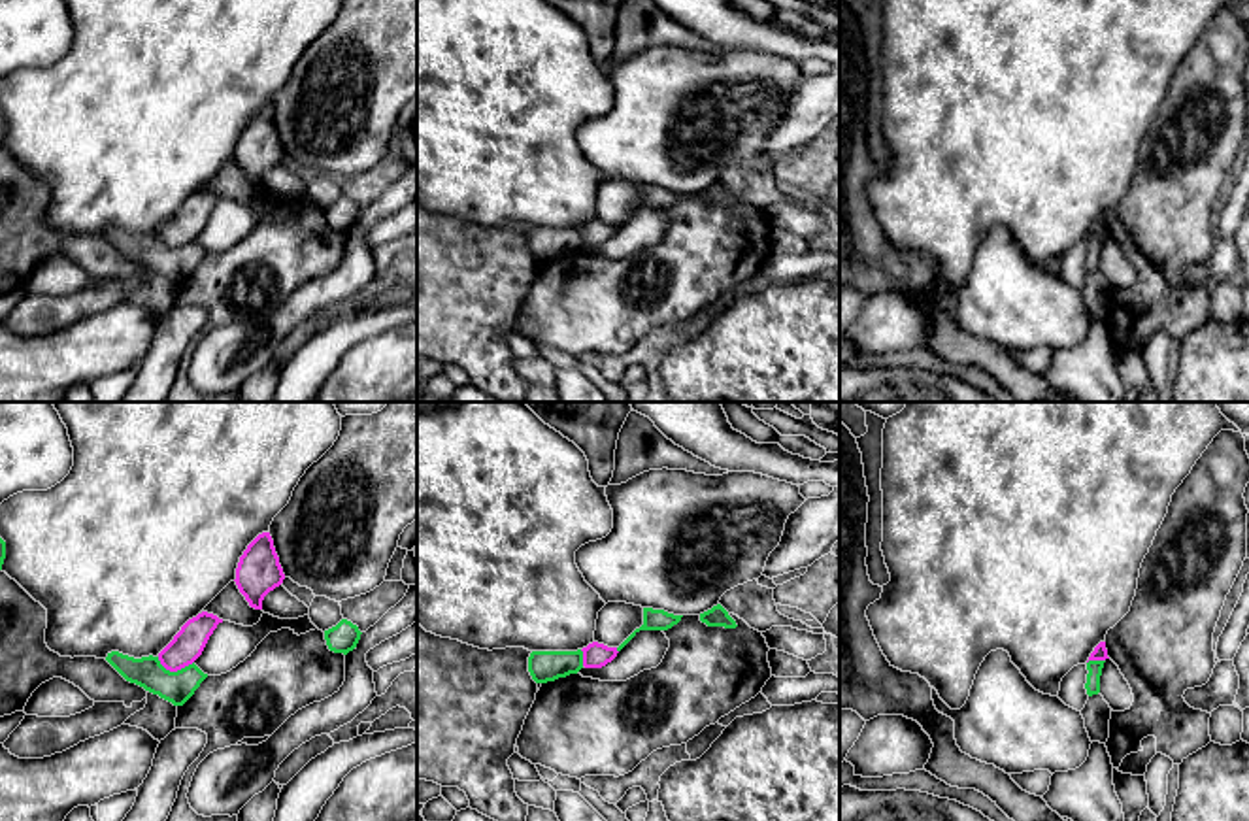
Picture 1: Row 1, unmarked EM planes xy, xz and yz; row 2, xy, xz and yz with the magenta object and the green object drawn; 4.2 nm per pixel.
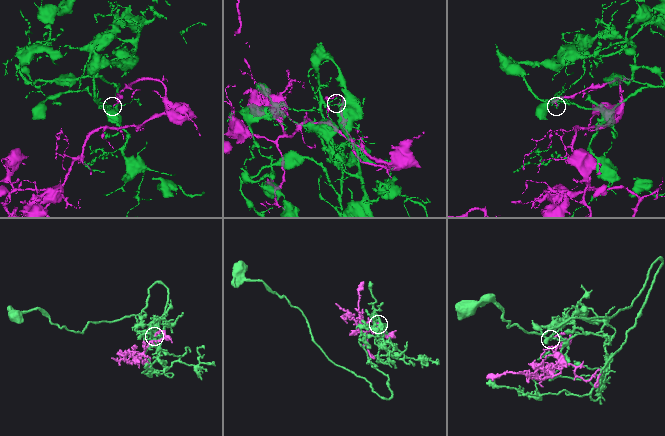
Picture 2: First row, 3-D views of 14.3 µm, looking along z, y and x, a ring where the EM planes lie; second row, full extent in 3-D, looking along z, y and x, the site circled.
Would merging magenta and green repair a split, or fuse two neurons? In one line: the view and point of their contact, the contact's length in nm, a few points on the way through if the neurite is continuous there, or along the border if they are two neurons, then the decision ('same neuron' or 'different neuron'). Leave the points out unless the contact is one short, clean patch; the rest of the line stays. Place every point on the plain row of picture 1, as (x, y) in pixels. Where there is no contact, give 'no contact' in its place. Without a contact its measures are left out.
xy (174, 248) | 160 nm | same neuron

